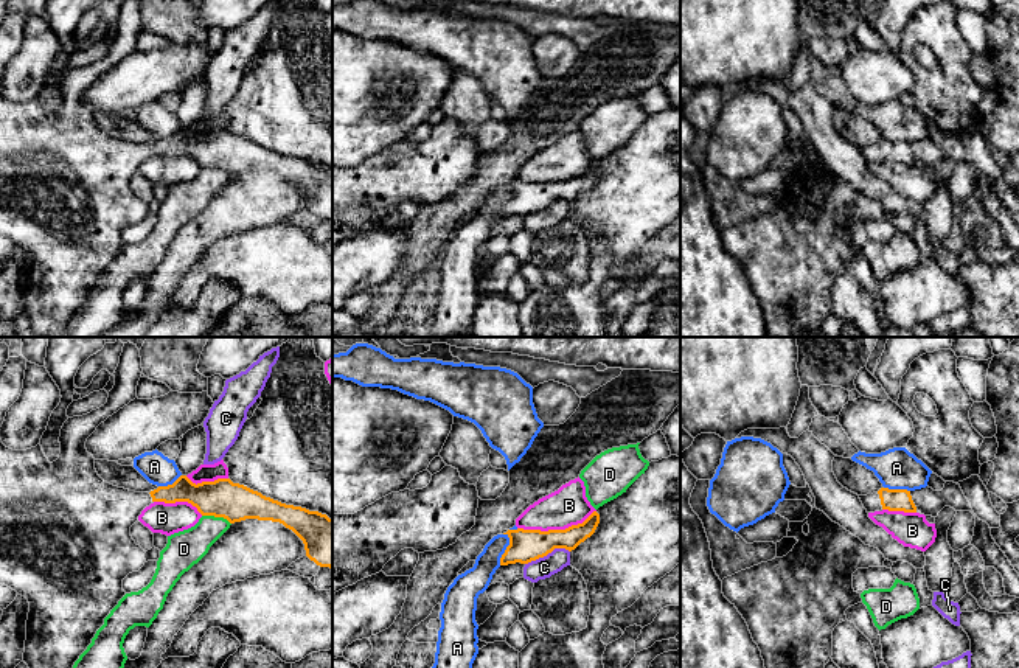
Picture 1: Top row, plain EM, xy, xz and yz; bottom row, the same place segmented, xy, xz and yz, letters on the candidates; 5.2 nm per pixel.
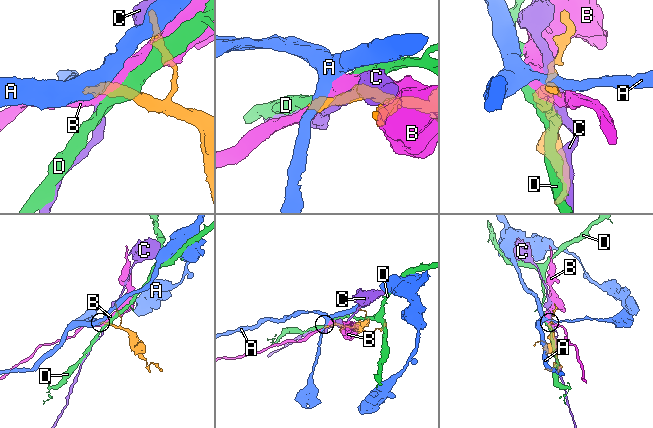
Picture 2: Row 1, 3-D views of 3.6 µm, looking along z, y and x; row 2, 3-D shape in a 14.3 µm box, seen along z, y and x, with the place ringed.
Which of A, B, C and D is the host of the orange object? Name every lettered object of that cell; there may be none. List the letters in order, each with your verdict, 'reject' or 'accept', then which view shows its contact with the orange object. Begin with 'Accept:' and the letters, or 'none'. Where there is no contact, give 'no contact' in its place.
Accept: none
A: reject; meets orange in xz
B: reject; meets orange in xz
C: reject; meets orange in xz
D: reject; meets orange in xy

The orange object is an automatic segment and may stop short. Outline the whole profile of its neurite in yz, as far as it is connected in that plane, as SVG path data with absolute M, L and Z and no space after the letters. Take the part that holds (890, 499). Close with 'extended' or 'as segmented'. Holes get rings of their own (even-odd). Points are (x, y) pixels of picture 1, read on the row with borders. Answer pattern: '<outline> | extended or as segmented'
M881 488L878 492L859 496L859 499L867 513L882 510L916 513L916 506L912 500L910 491L907 489Z | extended

